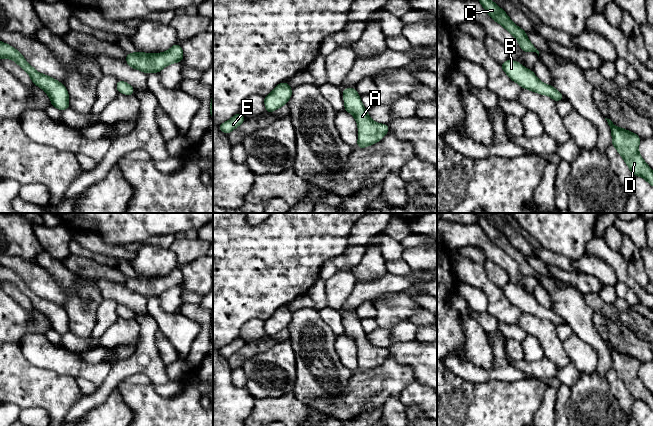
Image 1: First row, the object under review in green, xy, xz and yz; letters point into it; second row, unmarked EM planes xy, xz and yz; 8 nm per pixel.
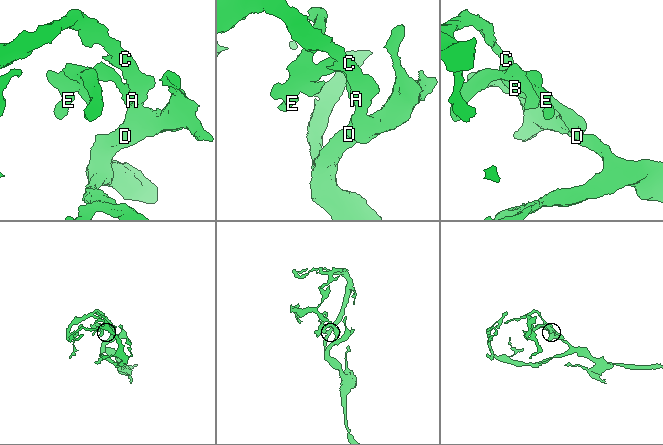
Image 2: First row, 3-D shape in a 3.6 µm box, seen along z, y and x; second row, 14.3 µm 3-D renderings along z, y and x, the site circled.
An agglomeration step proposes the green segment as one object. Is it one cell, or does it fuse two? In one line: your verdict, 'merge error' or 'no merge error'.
no merge error

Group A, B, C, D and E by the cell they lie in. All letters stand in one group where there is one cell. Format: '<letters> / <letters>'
A B C D E

